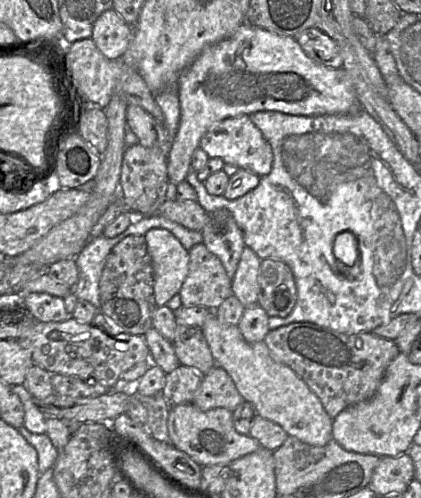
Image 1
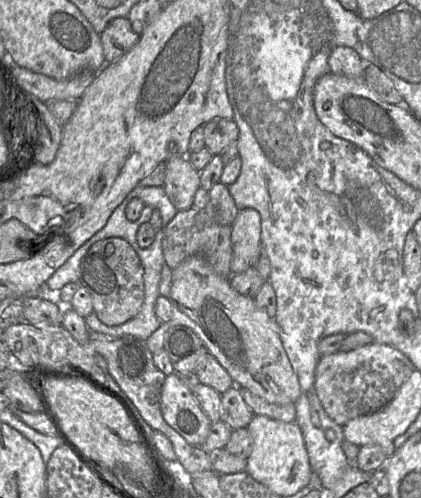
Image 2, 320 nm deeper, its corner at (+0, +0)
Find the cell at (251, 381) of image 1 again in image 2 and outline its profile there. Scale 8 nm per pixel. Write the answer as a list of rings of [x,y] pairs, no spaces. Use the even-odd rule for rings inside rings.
[[[189,256],[172,270],[170,300],[171,320],[163,322],[145,340],[153,354],[163,349],[165,334],[171,325],[185,325],[197,333],[235,385],[270,403],[296,403],[301,387],[284,349],[278,324],[256,304],[254,298],[234,290],[230,278],[218,274],[203,257]]]

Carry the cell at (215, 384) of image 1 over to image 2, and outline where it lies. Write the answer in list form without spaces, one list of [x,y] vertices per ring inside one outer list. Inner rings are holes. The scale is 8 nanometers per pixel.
[[[232,386],[221,395],[221,420],[234,429],[246,428],[254,413],[247,406],[241,388]]]

